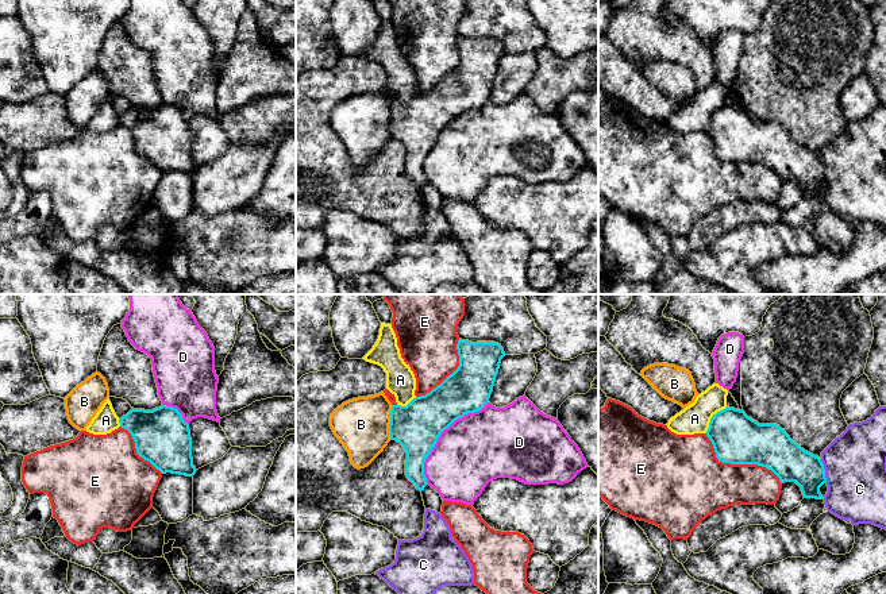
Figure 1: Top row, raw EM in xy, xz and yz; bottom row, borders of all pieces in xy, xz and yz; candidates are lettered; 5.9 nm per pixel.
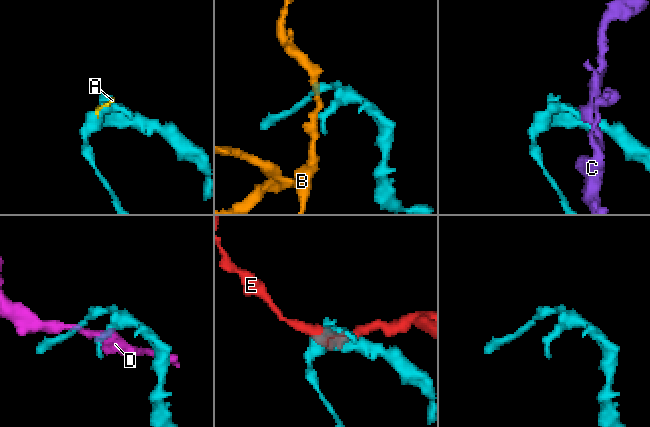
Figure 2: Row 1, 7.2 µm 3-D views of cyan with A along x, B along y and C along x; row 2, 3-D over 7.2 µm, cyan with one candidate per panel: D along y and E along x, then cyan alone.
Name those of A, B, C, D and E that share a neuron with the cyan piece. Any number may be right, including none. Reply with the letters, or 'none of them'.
none of them

